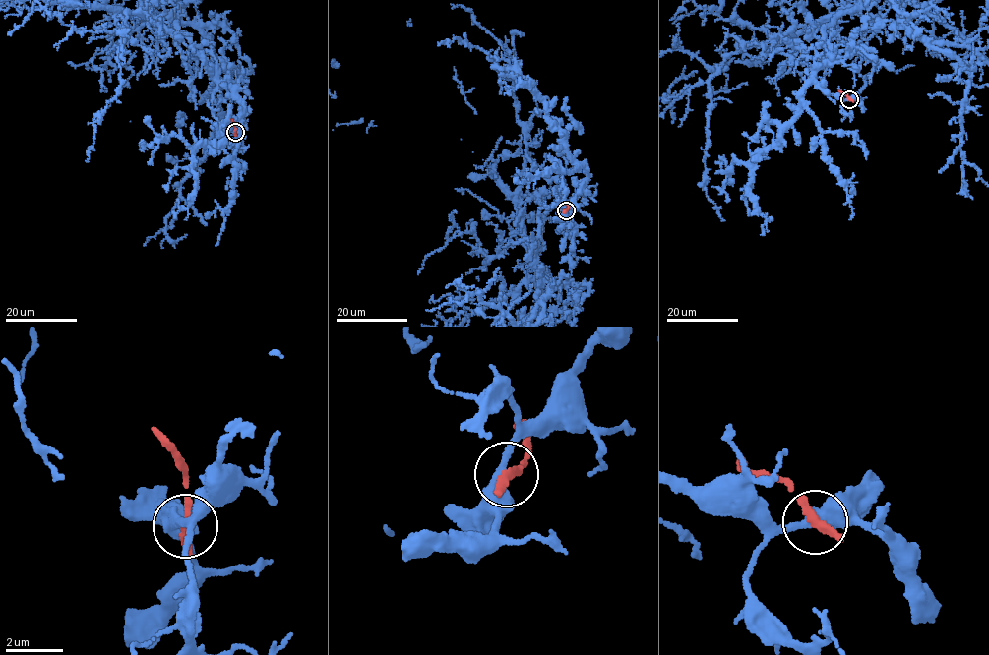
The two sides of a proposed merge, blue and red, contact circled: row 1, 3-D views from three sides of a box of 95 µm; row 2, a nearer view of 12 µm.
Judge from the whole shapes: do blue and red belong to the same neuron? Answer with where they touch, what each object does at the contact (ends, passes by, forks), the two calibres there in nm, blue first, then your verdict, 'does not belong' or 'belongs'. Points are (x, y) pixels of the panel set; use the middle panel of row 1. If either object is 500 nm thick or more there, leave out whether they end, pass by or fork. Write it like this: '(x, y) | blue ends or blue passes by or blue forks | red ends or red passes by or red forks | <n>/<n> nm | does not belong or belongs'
(566, 210) | blue passes by | red ends | 400/340 nm | does not belong

